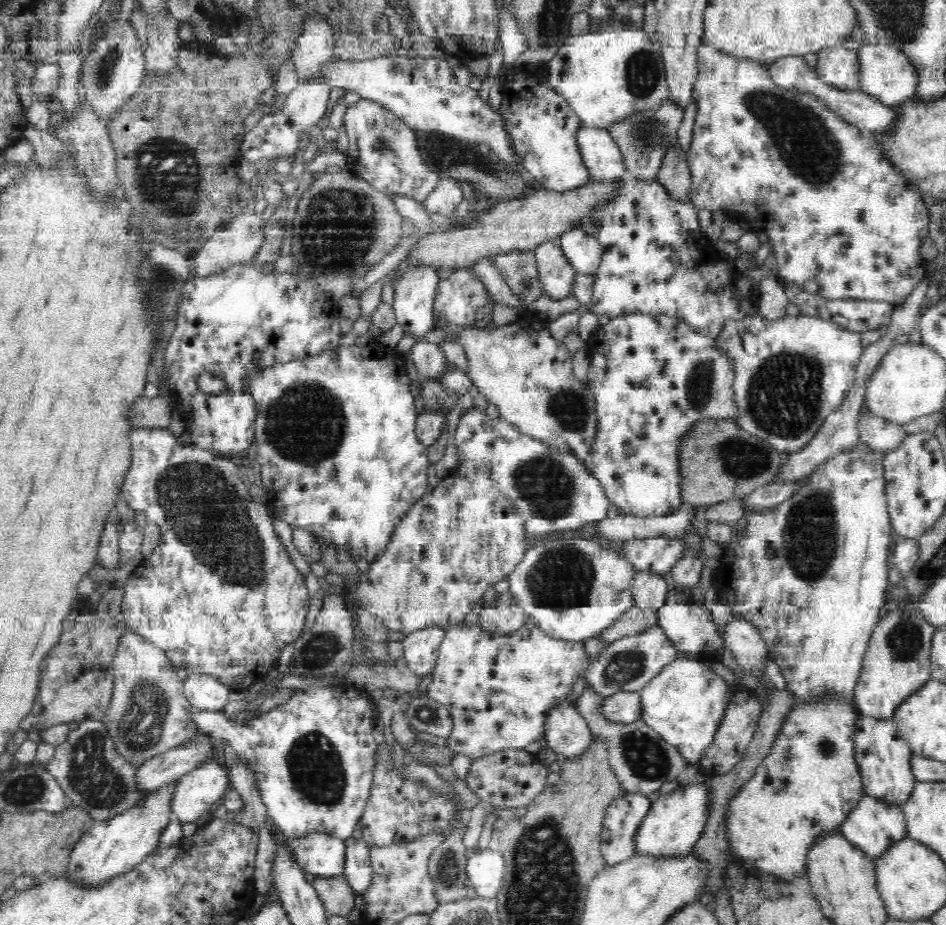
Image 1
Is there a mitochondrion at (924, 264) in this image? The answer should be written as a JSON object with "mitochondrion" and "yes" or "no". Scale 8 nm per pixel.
{"mitochondrion":"no"}

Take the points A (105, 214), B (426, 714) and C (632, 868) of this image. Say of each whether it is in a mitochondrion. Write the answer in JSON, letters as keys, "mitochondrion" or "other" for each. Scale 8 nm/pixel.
{"A":"other","B":"mitochondrion","C":"other"}

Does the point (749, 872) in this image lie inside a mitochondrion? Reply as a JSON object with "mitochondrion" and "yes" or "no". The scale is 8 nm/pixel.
{"mitochondrion":"no"}

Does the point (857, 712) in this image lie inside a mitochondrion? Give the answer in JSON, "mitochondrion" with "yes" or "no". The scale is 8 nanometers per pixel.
{"mitochondrion":"no"}

